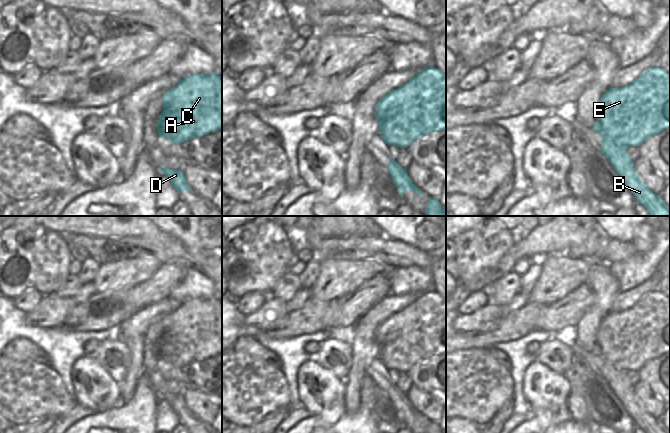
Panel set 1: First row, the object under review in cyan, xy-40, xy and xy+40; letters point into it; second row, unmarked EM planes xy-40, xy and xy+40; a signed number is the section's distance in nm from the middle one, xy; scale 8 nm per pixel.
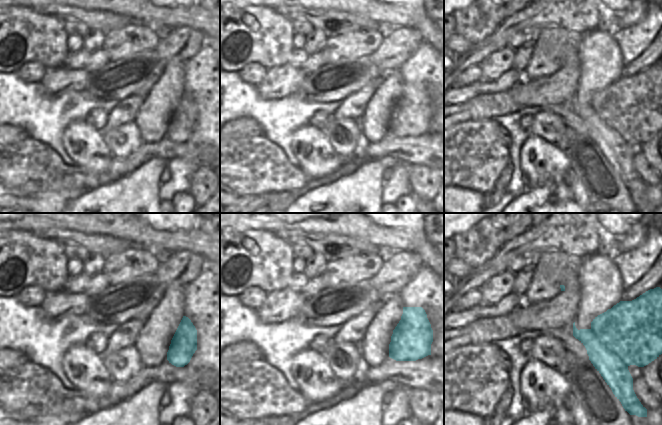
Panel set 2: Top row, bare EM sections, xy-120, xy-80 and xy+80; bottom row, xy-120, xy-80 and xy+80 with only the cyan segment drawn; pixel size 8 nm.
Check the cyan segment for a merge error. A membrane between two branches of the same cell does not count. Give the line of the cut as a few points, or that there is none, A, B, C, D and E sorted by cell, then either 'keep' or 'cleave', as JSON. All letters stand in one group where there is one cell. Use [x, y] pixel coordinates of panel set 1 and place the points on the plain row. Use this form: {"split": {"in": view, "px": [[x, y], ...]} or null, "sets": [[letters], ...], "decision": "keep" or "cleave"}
{"split": {"in": "xy+40", "px": [[597, 343], [601, 352], [616, 367], [626, 370]]}, "sets": [["A", "C", "E"], ["B", "D"]], "decision": "cleave"}

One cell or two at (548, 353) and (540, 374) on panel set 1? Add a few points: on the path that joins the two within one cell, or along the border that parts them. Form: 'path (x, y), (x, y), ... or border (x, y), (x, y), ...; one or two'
border (535, 359), (561, 375); two

